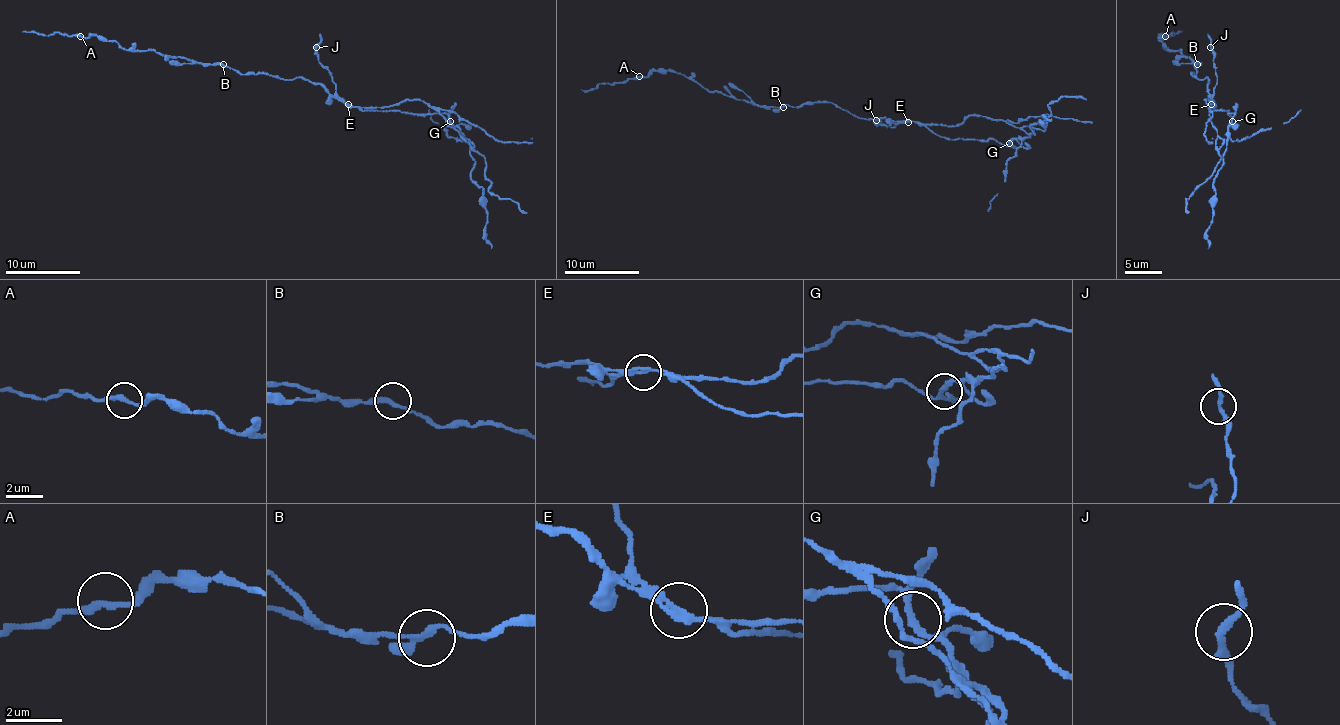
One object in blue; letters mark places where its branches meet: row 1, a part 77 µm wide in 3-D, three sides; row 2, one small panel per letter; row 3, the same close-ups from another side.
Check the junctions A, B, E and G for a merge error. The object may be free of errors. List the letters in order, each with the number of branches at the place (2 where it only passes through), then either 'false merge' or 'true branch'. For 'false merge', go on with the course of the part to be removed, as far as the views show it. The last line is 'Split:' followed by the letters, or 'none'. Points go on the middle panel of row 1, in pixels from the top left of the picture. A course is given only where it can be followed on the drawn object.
A: 2 | true branch
B: 2 | true branch
E: 2 | false merge | (907, 122), (959, 126), (970, 115), (1006, 120), (1017, 128), (1045, 130), (1050, 104), (1061, 96), (1086, 100)
G: 2 | true branch
Split: E

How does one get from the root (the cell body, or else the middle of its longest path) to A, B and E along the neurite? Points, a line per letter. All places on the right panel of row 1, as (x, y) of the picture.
A: (1208, 79), (1191, 75), (1197, 64), (1180, 49), (1167, 51), (1160, 41), (1165, 36)
B: (1208, 79), (1191, 75), (1197, 71), (1193, 67), (1197, 64)
E: (1208, 79), (1212, 105)

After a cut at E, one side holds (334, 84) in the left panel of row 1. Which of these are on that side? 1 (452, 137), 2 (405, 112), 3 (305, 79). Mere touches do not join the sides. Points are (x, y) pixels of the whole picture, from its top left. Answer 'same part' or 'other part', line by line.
1: other part
2: other part
3: other part

